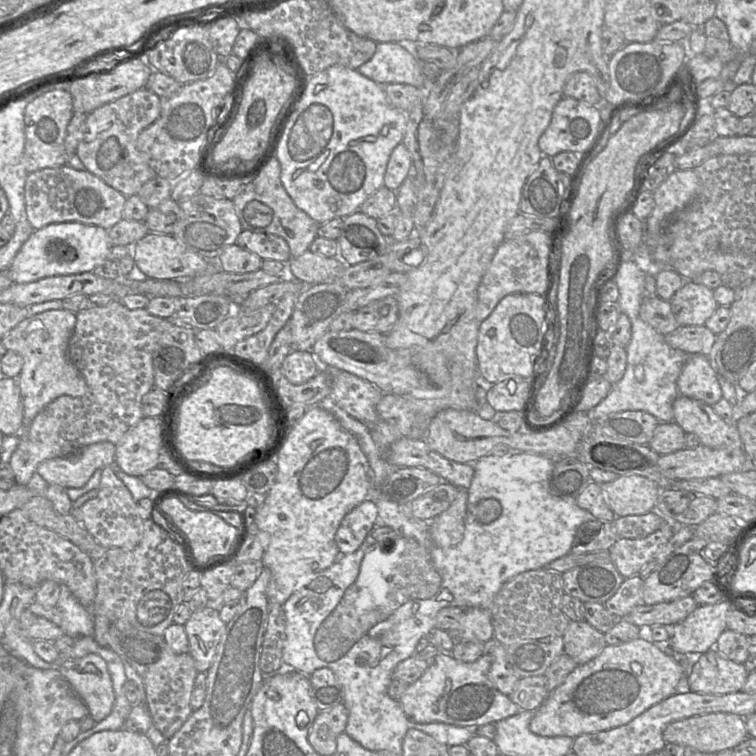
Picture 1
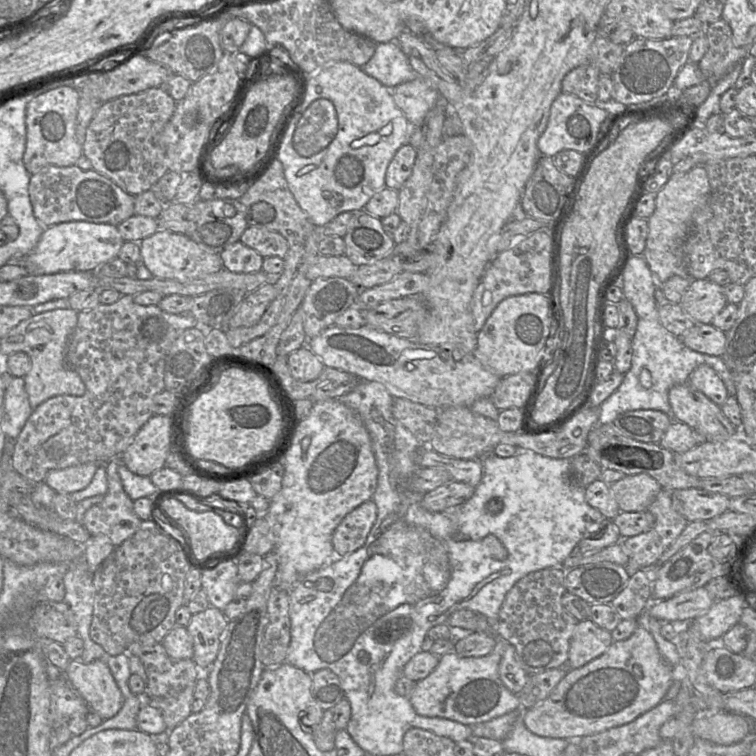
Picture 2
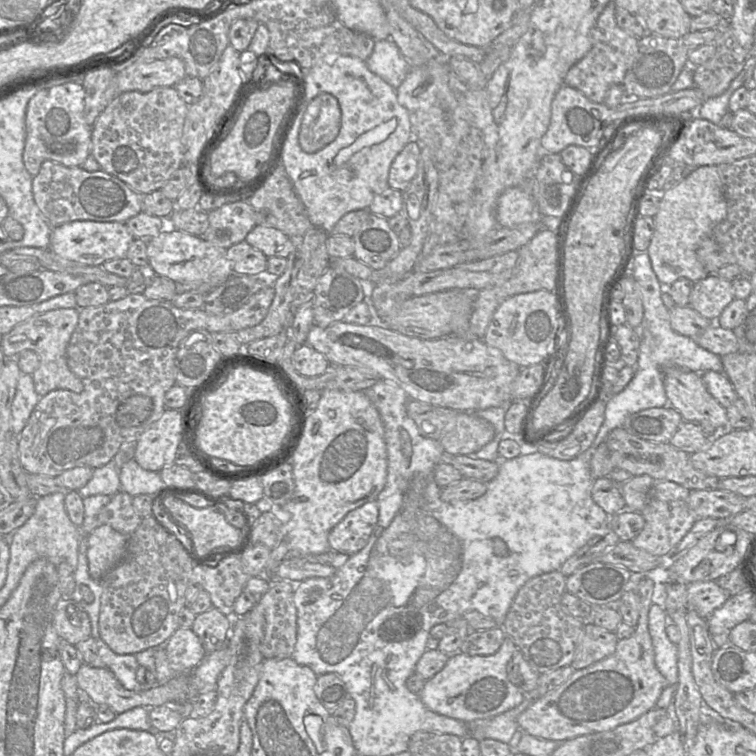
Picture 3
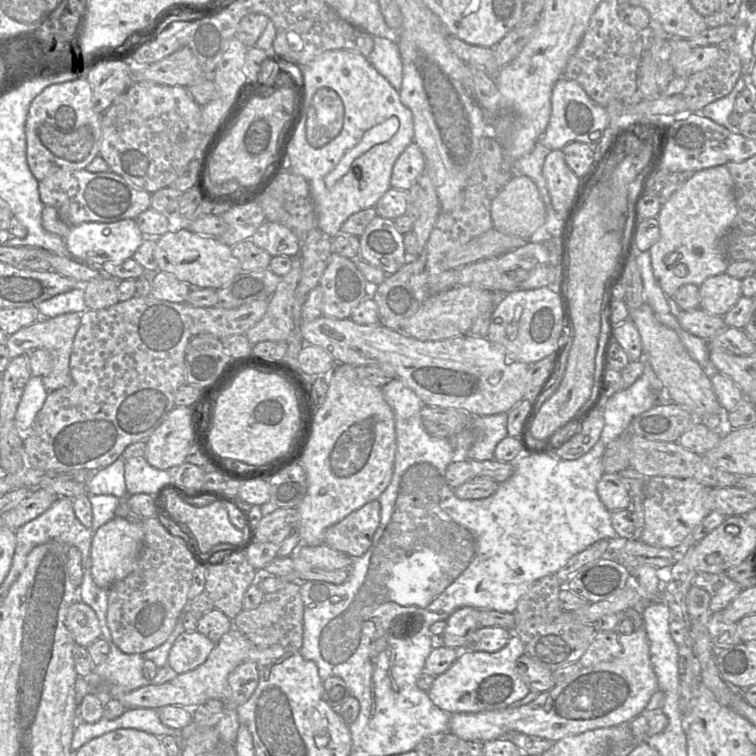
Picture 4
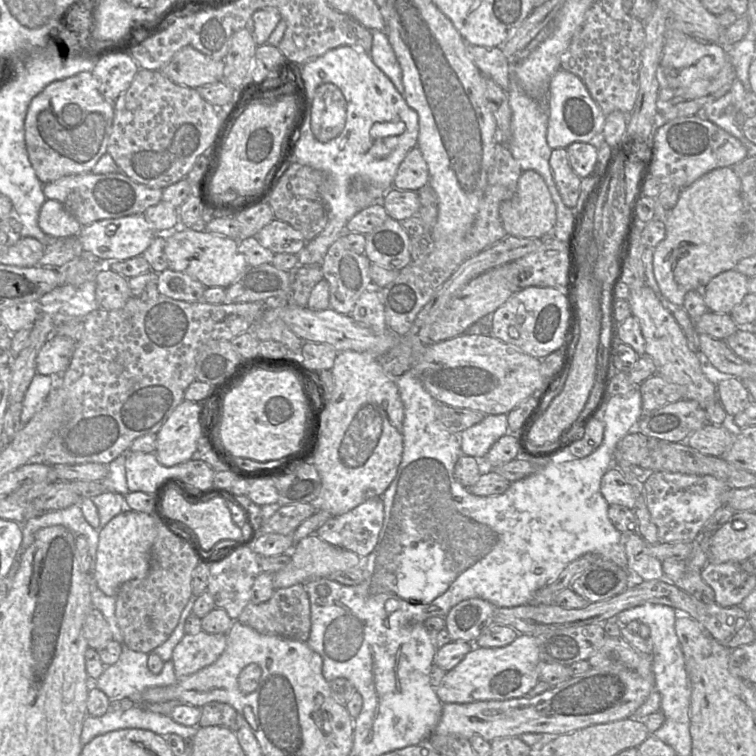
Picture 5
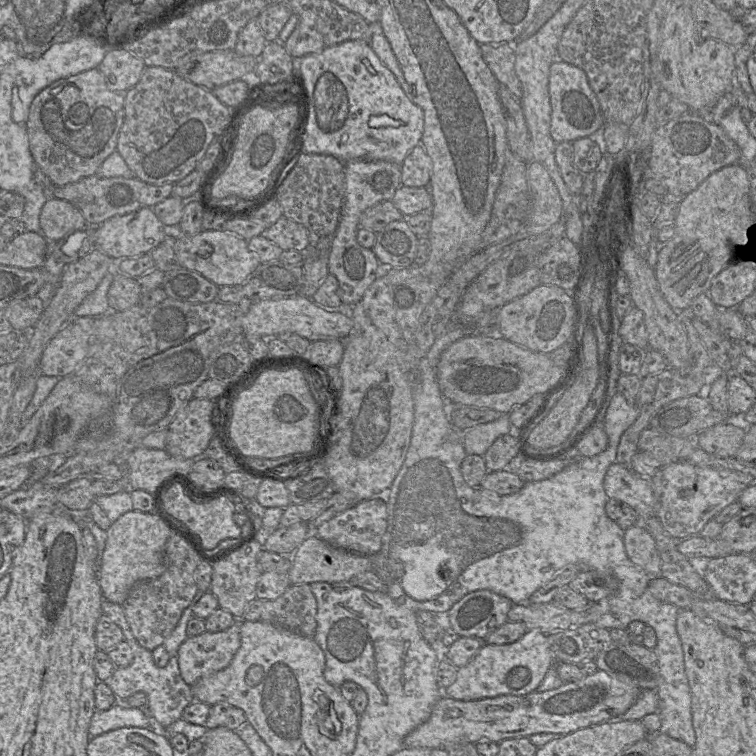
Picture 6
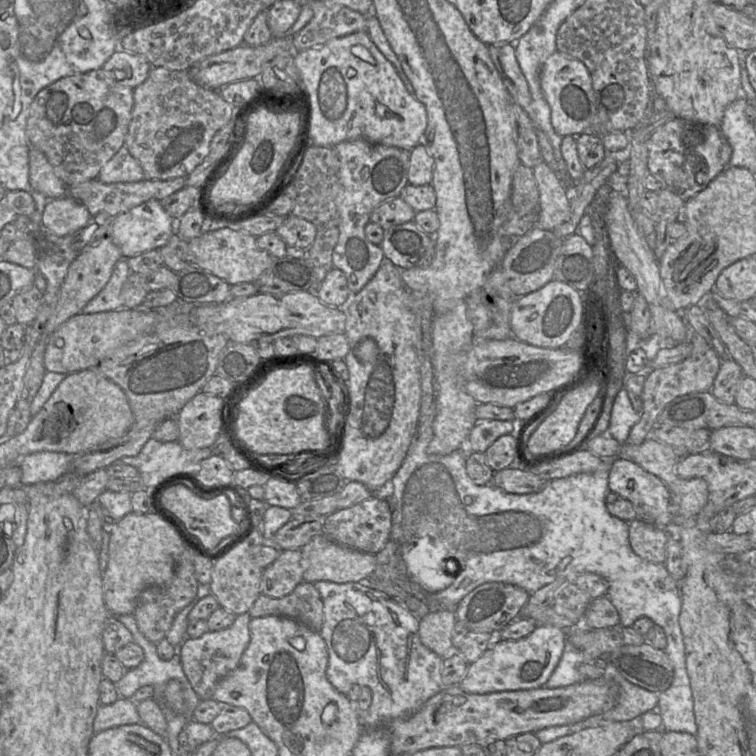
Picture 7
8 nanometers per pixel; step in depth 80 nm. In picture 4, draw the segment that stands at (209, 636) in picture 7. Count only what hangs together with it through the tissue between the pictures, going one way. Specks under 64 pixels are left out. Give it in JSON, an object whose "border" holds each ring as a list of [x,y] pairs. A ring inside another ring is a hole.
{"border":[[[193,631],[183,632],[175,640],[168,656],[168,665],[176,674],[183,674],[202,665],[216,643],[205,635]]]}

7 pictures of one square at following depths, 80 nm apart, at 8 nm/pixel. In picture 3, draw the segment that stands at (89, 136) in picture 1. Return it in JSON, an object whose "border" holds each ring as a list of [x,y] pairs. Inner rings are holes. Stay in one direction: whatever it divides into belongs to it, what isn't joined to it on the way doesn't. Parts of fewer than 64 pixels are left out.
{"border":[[[175,87],[120,93],[92,127],[91,155],[103,171],[116,176],[133,190],[141,194],[160,190],[183,165],[182,132],[188,107]]]}

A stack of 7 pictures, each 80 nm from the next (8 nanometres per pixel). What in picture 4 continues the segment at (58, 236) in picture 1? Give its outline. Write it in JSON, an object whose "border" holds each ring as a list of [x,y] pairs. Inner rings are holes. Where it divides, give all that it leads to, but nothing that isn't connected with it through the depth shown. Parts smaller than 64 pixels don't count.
{"border":[[[123,219],[116,222],[84,222],[72,226],[64,238],[66,247],[72,257],[87,265],[101,267],[106,262],[120,263],[133,257],[133,254],[144,241],[135,219]]]}

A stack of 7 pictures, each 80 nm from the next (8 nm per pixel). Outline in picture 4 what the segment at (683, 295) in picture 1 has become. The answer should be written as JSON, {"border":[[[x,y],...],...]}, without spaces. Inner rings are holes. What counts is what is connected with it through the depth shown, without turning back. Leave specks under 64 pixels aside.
{"border":[[[726,273],[708,277],[699,286],[699,308],[712,315],[723,317],[741,297],[741,280]]]}

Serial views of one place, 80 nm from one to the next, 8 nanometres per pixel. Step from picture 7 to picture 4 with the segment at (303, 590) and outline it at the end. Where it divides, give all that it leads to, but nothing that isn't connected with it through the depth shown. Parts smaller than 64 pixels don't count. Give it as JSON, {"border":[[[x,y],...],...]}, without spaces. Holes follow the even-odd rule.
{"border":[[[288,582],[280,590],[265,594],[258,607],[251,610],[243,609],[233,619],[233,624],[260,648],[281,645],[299,650],[303,643],[304,604],[300,593],[302,583]]]}

